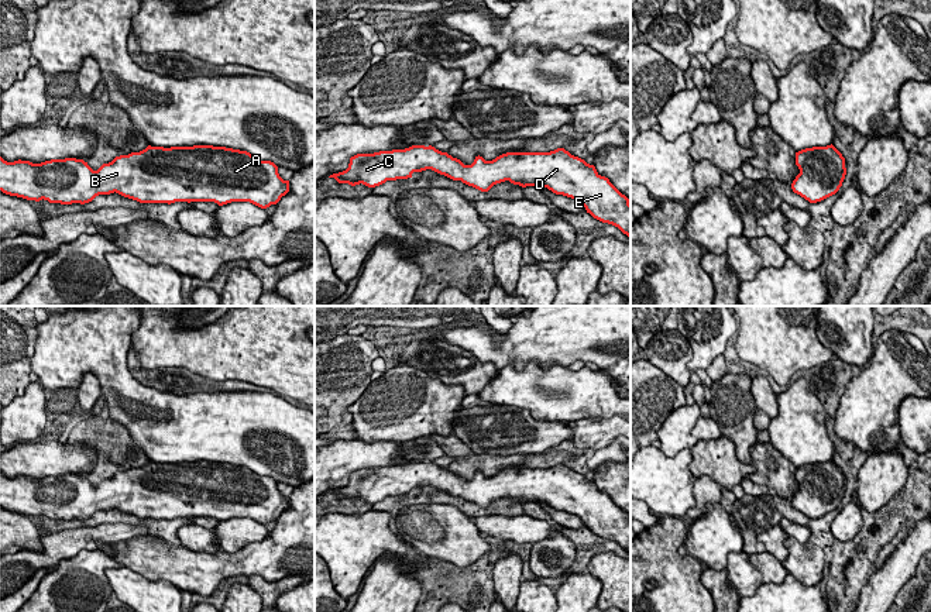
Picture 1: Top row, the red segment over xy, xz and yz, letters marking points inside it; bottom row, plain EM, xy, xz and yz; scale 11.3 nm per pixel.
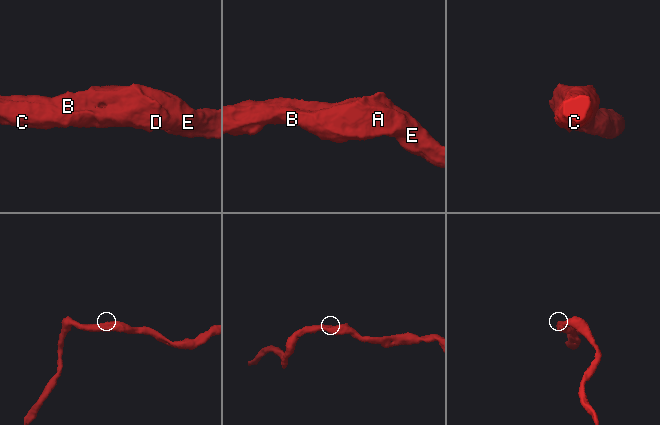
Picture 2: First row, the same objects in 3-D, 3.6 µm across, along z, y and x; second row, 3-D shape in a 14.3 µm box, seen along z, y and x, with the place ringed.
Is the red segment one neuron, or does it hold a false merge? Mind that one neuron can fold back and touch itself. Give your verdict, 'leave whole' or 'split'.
split

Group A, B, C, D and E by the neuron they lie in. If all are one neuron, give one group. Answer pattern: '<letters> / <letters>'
A B C E / D

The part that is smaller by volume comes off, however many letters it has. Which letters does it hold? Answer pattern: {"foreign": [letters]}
{"foreign": ["D"]}

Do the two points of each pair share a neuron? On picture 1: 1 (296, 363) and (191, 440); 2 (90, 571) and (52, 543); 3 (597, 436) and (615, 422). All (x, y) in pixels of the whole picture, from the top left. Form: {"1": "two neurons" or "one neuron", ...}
{"1": "two neurons", "2": "two neurons", "3": "one neuron"}

